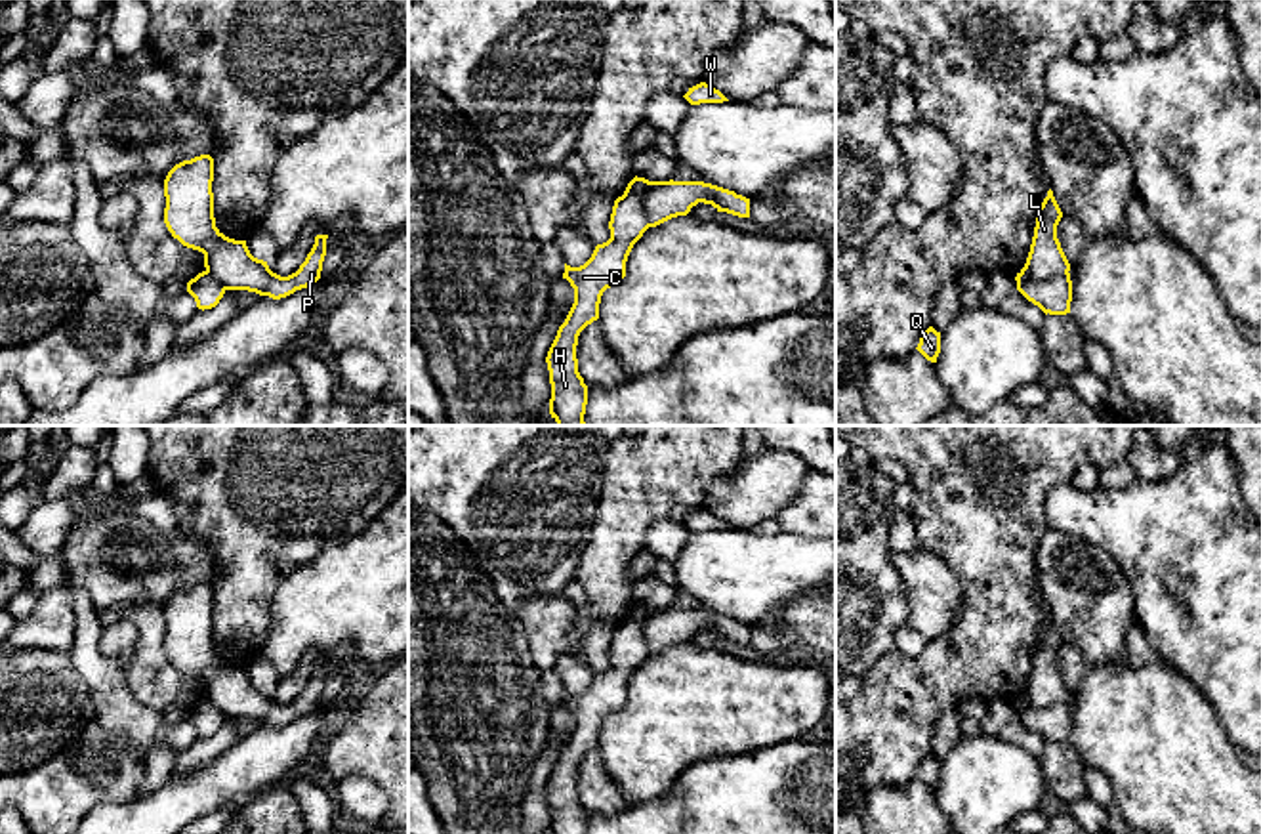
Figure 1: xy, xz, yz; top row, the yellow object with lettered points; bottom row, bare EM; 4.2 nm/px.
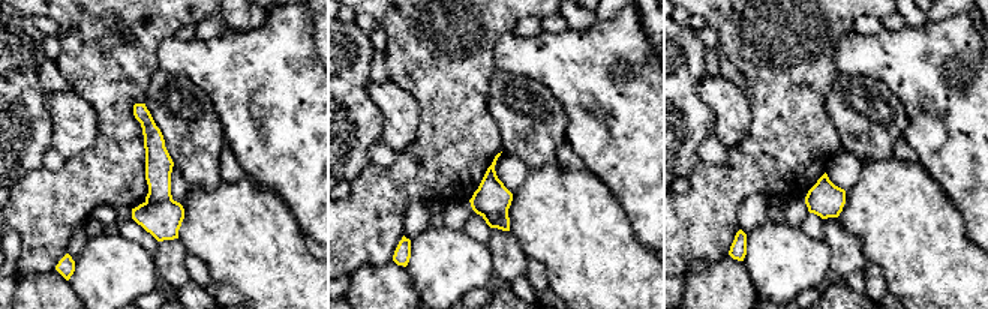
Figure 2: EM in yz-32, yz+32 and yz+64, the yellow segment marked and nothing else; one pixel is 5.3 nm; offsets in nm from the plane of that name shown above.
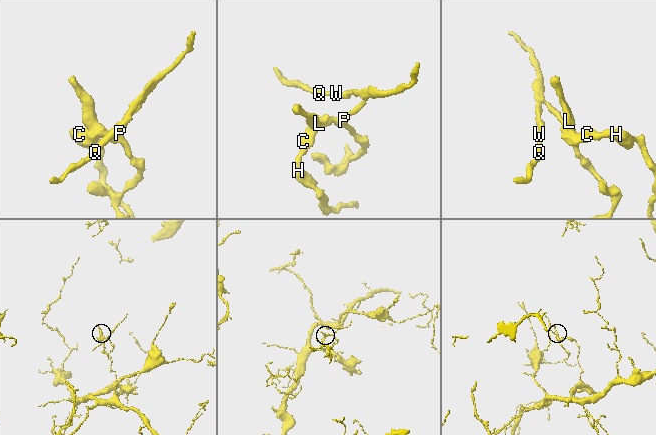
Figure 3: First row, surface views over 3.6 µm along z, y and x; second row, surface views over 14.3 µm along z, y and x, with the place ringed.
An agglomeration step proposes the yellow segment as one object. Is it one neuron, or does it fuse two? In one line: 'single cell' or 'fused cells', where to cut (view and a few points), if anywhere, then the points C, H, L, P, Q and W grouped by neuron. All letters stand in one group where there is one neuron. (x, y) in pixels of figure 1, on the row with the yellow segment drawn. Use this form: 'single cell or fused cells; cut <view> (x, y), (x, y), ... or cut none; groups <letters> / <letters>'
fused cells; cut yz (1021, 271), (1038, 279), (1067, 273); groups C H / L P Q W

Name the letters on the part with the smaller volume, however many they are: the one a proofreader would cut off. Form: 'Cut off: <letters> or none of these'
Cut off: L, P, Q, W

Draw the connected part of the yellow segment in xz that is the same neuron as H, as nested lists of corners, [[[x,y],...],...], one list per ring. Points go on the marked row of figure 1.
[[[635,176],[624,195],[614,200],[609,221],[610,239],[597,244],[584,265],[565,263],[563,279],[574,288],[574,303],[546,357],[551,384],[549,414],[557,426],[586,426],[588,386],[578,372],[578,336],[599,319],[603,292],[626,277],[628,256],[649,229],[643,206],[649,183]]]

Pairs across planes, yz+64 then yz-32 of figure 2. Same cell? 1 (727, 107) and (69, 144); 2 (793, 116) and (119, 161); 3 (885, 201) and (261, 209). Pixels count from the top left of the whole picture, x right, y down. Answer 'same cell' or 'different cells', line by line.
1: same cell
2: same cell
3: same cell

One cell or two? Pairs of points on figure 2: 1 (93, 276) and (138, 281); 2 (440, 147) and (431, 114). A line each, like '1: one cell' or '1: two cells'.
1: one cell
2: one cell

